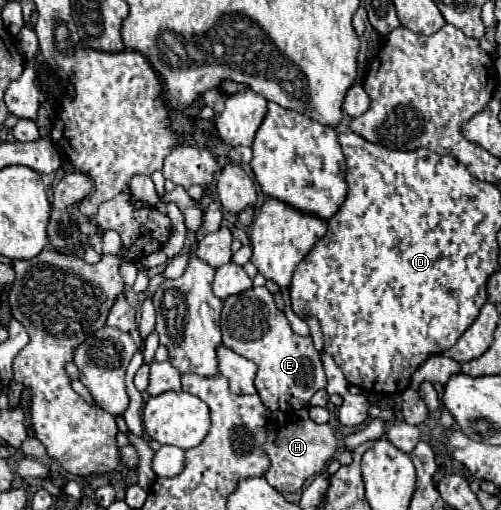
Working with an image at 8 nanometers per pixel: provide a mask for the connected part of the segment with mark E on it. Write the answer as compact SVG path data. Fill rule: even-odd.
M252 288L242 294L228 296L222 308L222 340L224 346L236 354L252 360L258 366L256 388L266 408L276 410L300 410L310 404L316 390L326 388L326 376L318 350L312 344L312 336L298 336L284 312L274 304L272 294L266 288Z

